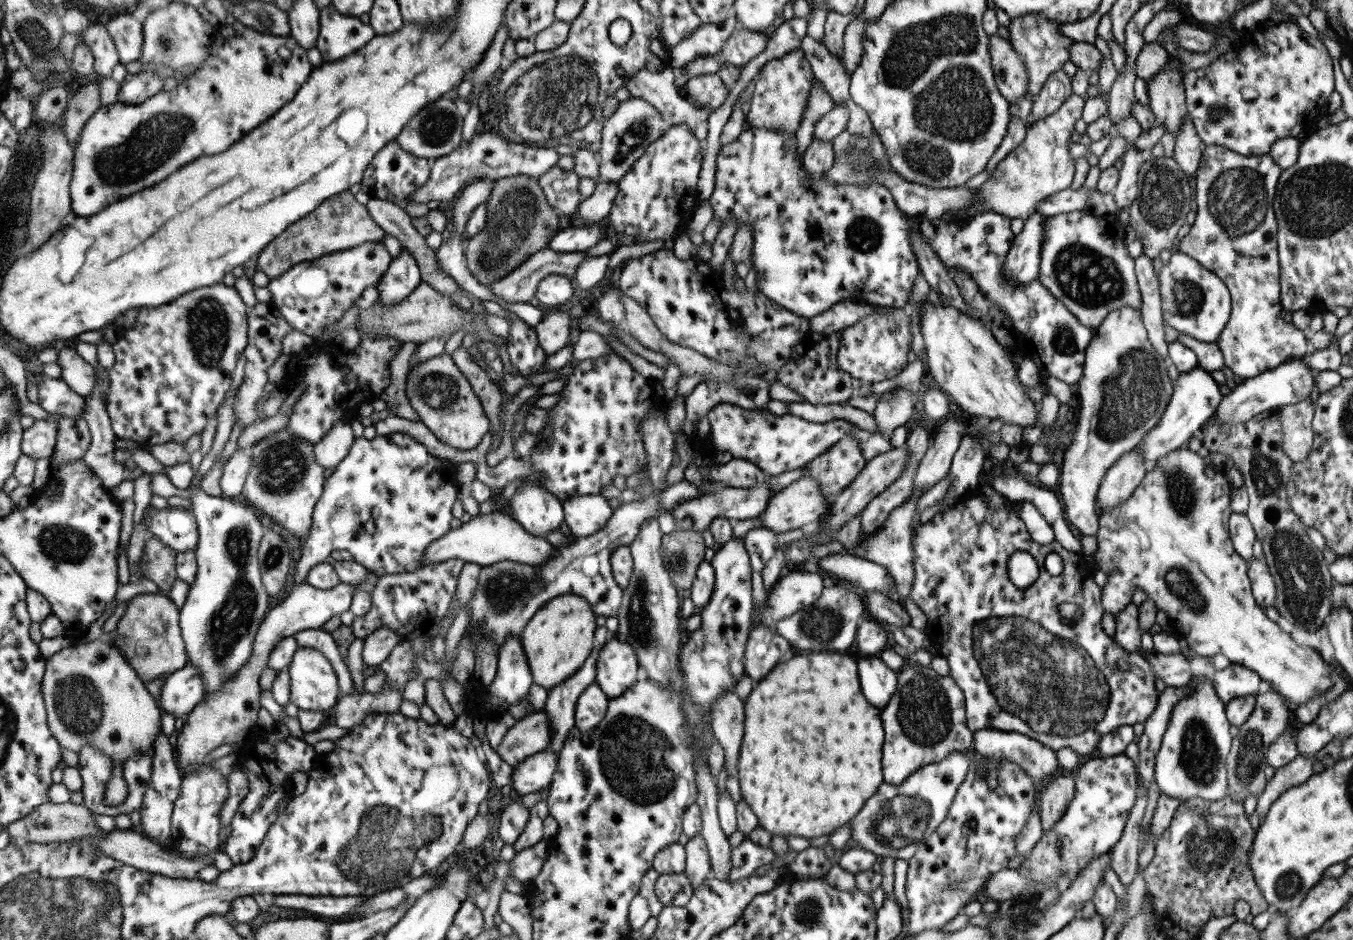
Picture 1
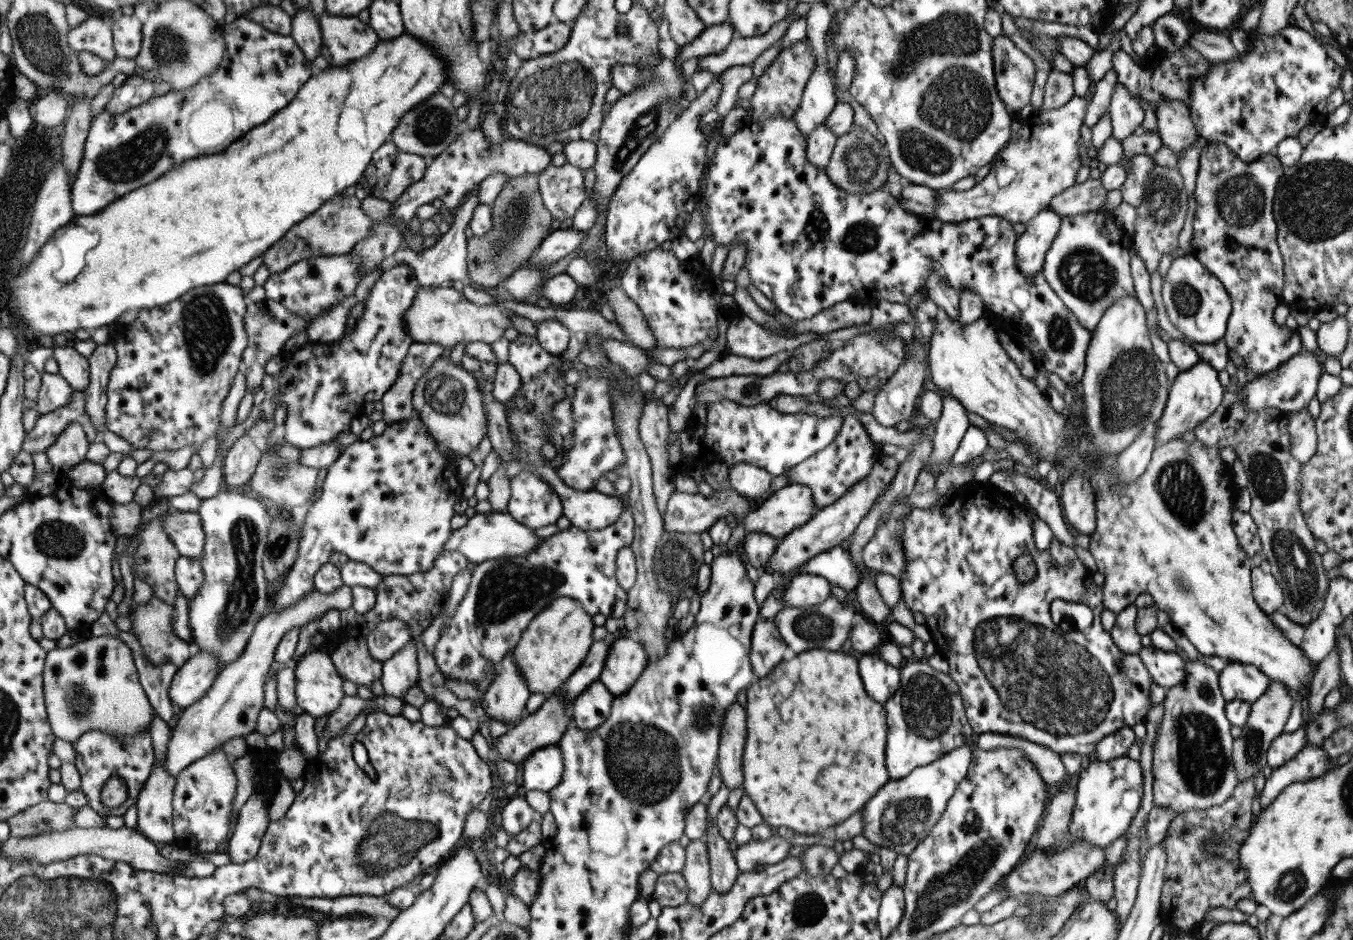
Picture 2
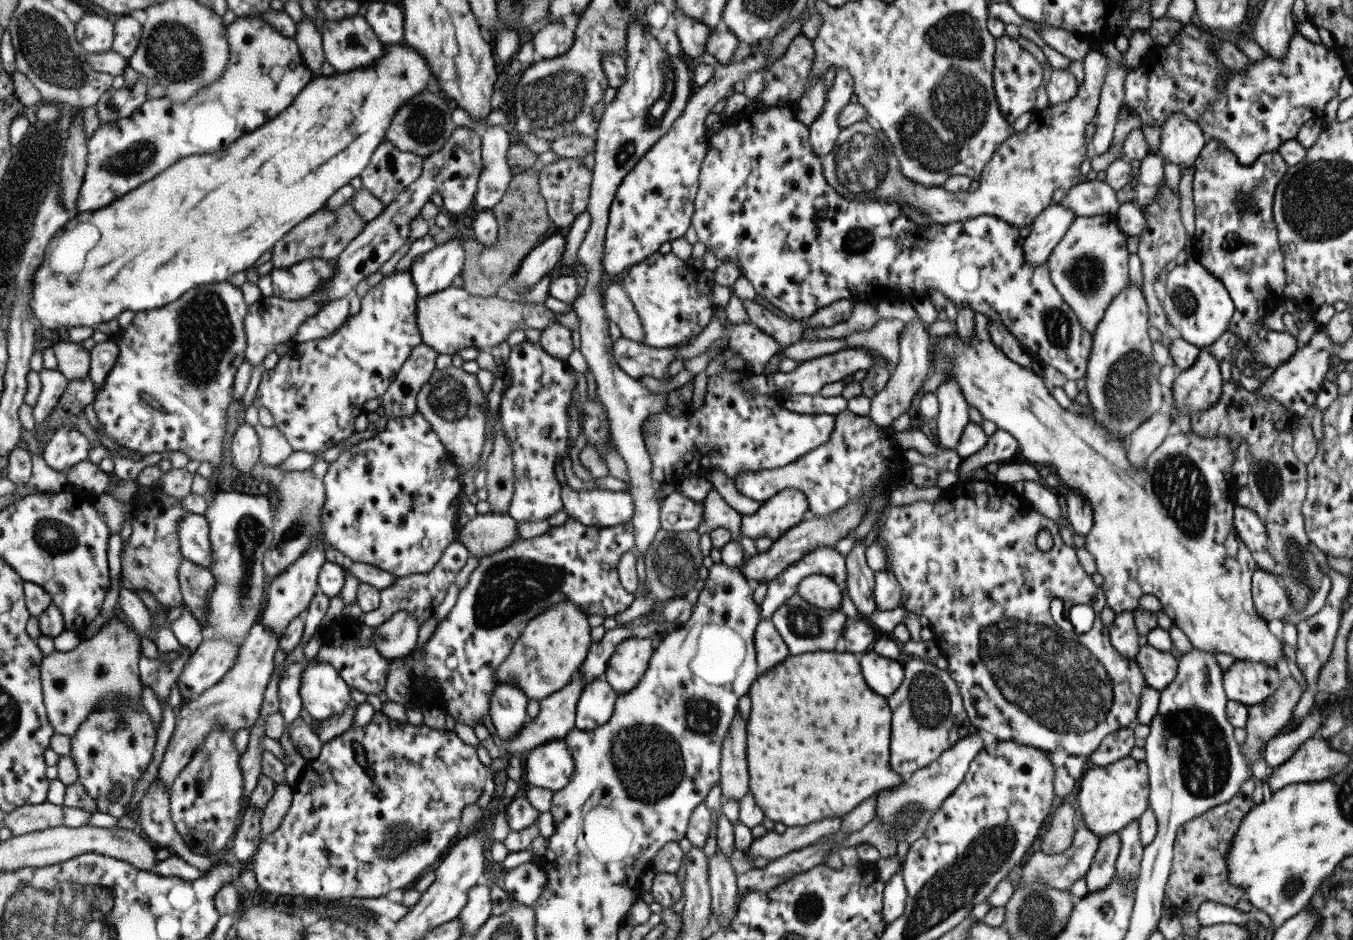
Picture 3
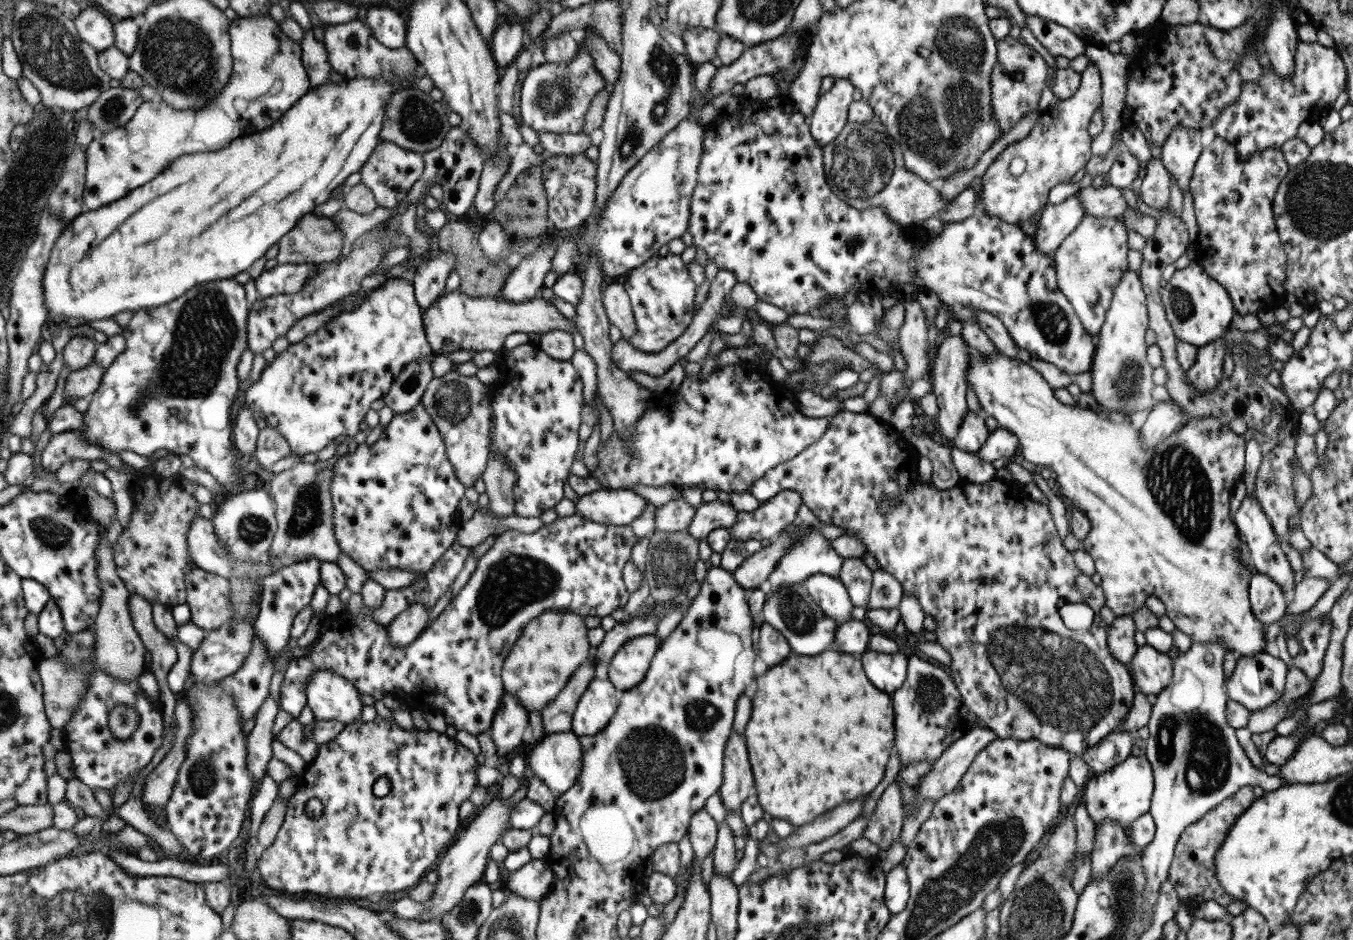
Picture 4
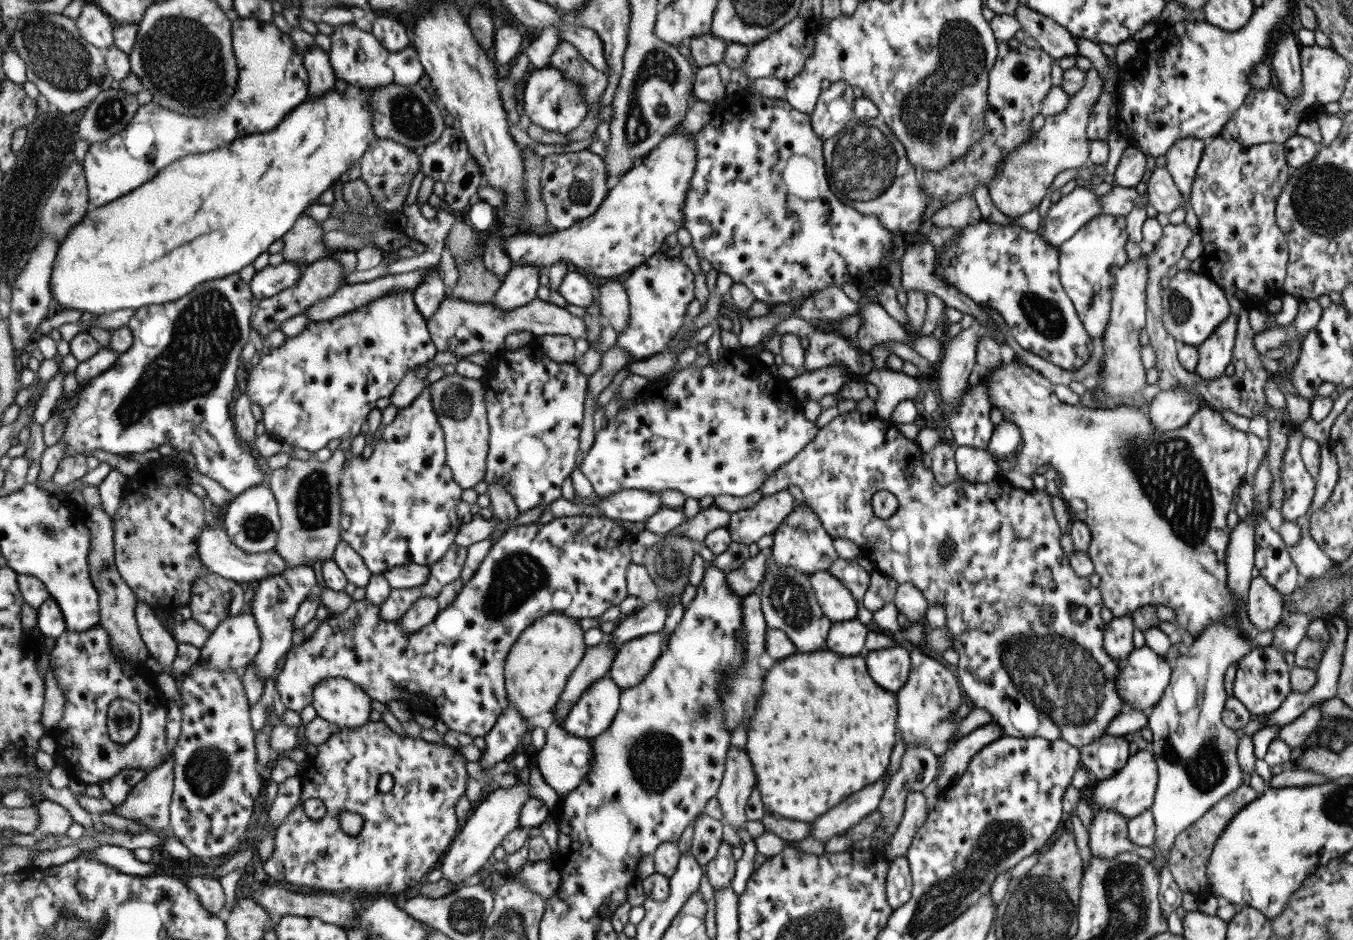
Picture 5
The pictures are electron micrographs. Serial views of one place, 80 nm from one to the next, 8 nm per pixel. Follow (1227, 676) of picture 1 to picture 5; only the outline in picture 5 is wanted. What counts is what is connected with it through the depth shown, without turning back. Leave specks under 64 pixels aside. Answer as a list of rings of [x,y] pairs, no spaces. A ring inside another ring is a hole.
[[[1268,646],[1252,648],[1236,663],[1235,676],[1232,683],[1232,696],[1253,715],[1265,715],[1274,712],[1281,706],[1285,698],[1291,696],[1288,681],[1288,666],[1279,649]]]

